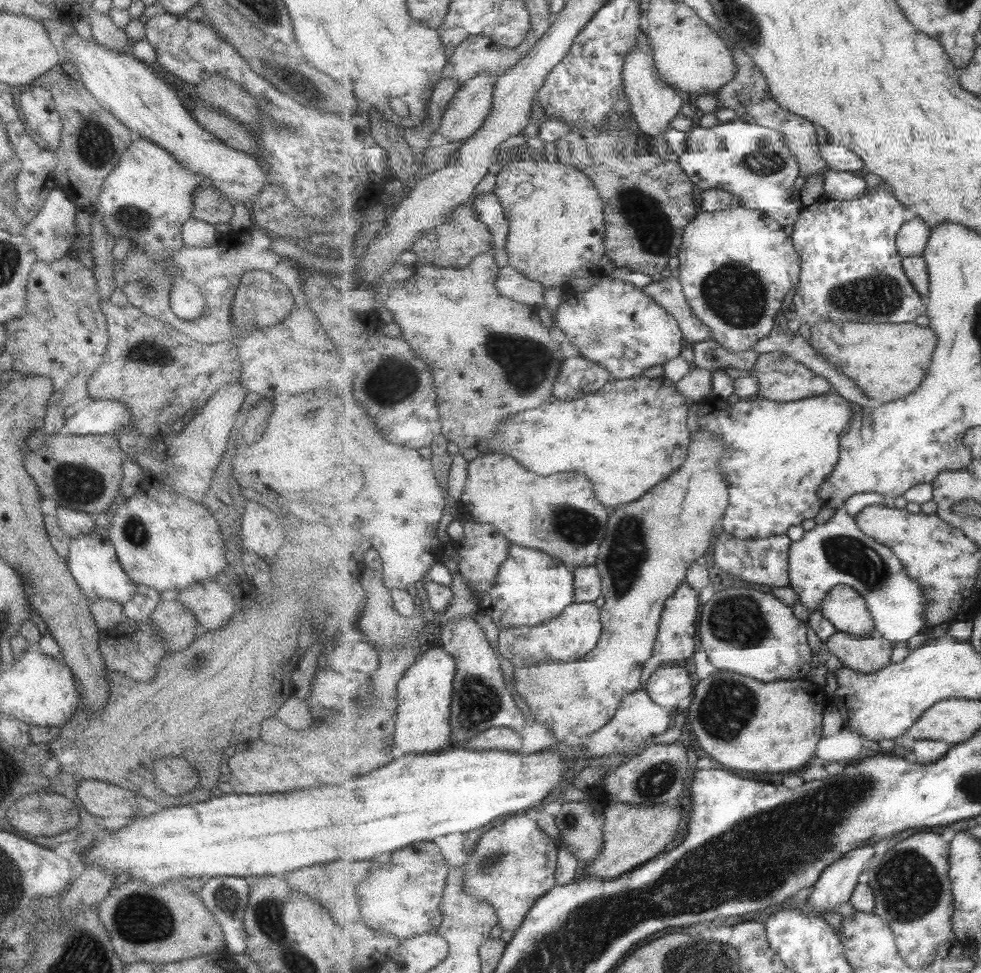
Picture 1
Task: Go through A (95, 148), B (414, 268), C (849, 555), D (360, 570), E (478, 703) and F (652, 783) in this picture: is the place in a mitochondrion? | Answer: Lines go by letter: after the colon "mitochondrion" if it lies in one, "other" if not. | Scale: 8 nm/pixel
A: mitochondrion
B: other
C: mitochondrion
D: other
E: mitochondrion
F: mitochondrion

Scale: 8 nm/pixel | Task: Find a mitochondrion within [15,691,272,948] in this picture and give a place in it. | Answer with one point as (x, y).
(137, 919)

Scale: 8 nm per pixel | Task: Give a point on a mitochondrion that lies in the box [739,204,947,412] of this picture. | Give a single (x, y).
(879, 296)

